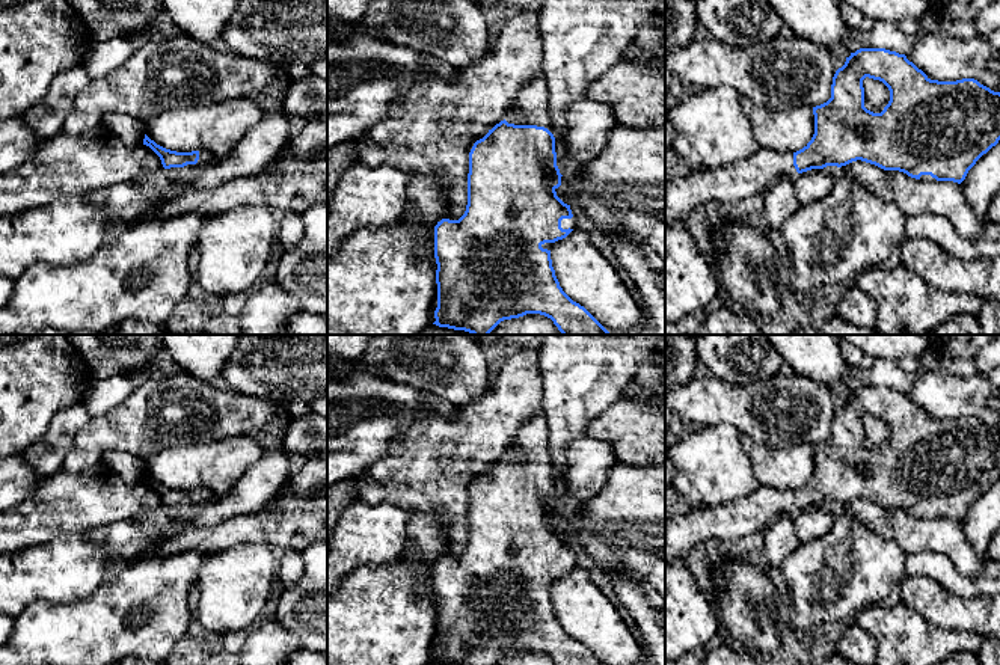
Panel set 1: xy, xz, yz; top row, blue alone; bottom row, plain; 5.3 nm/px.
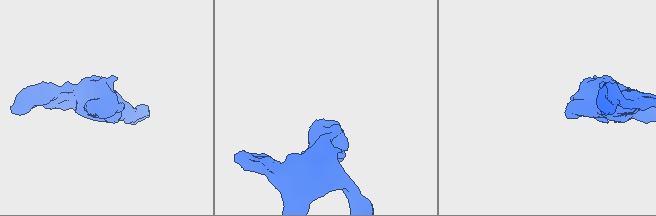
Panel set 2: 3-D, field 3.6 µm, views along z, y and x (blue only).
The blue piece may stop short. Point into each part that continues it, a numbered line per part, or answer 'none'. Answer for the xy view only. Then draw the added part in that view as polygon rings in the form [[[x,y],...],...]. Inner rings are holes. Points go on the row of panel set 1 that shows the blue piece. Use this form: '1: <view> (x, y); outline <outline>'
1: xy (204, 157); outline [[[199,151],[199,160],[196,164],[187,164],[184,167],[170,167],[167,169],[176,178],[189,178],[195,170],[205,167],[213,161],[213,155],[204,151]]]

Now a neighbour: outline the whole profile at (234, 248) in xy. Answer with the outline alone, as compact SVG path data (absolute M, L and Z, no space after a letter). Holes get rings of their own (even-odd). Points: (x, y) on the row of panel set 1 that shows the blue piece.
M241 205L208 217L196 246L196 282L207 297L253 288L278 243L278 229L278 211L264 205Z

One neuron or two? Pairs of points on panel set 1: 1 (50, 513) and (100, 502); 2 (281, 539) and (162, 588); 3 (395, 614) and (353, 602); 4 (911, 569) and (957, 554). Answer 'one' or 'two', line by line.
1: one
2: two
3: one
4: two

